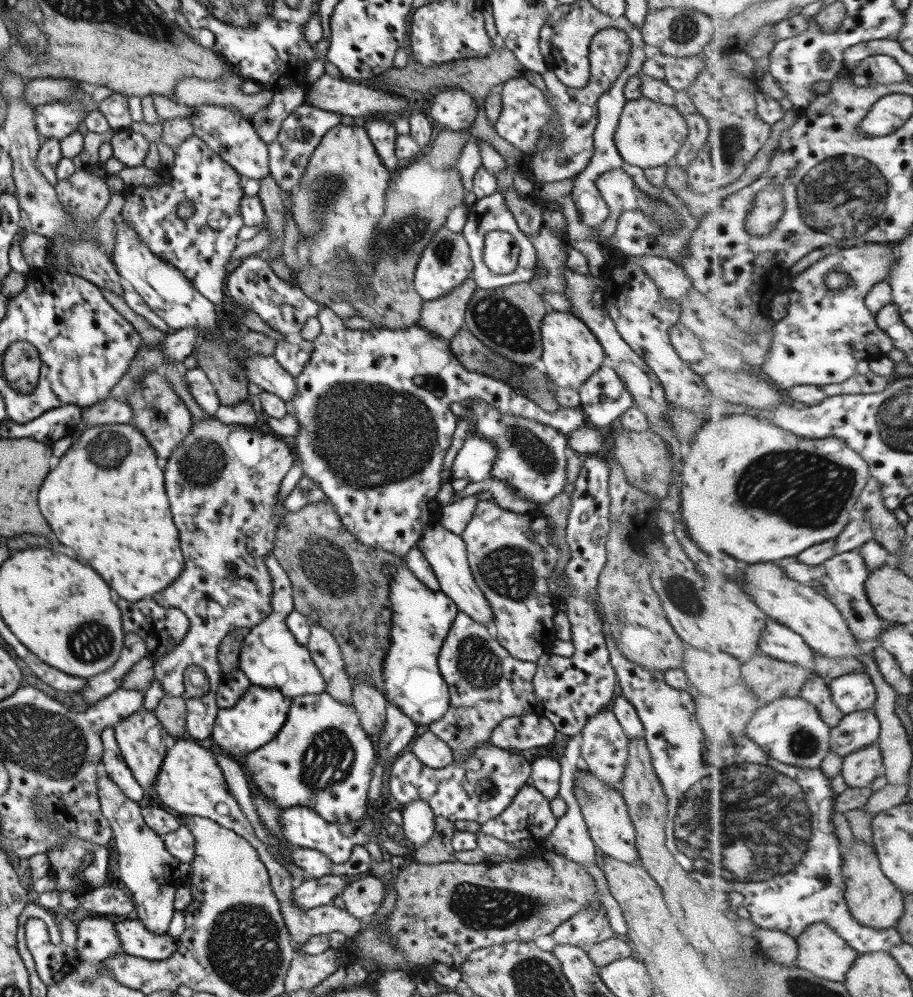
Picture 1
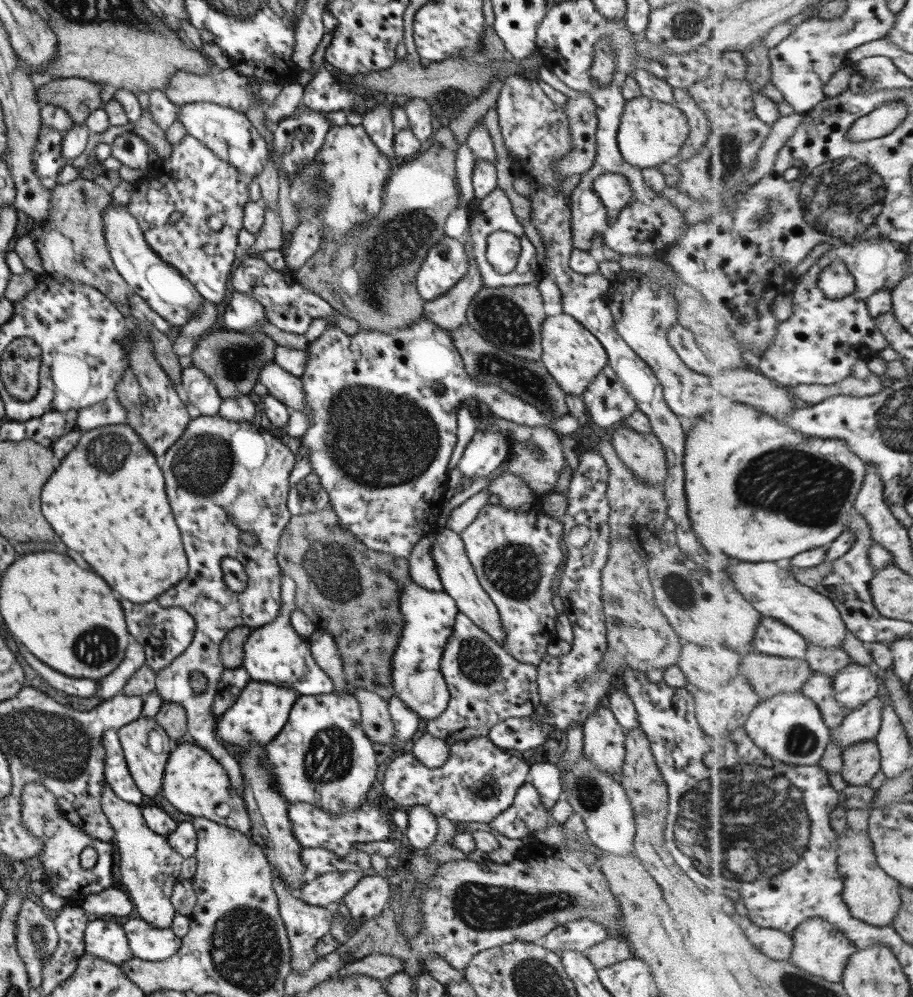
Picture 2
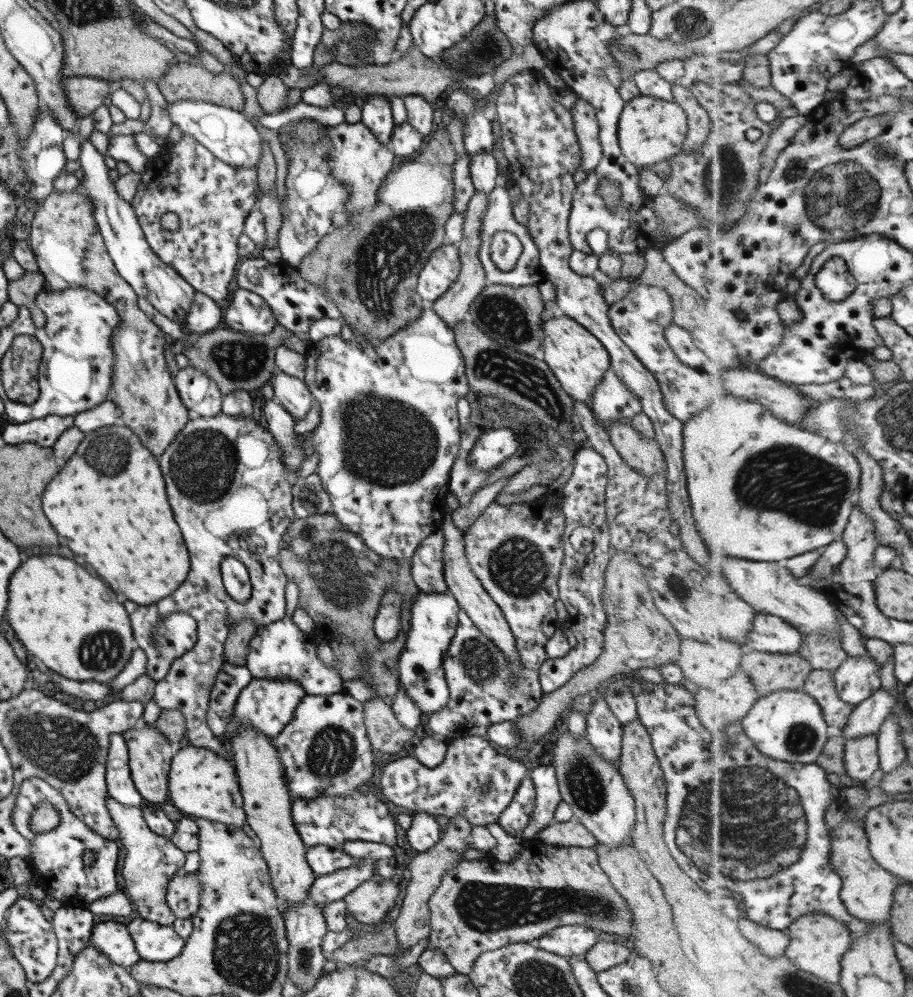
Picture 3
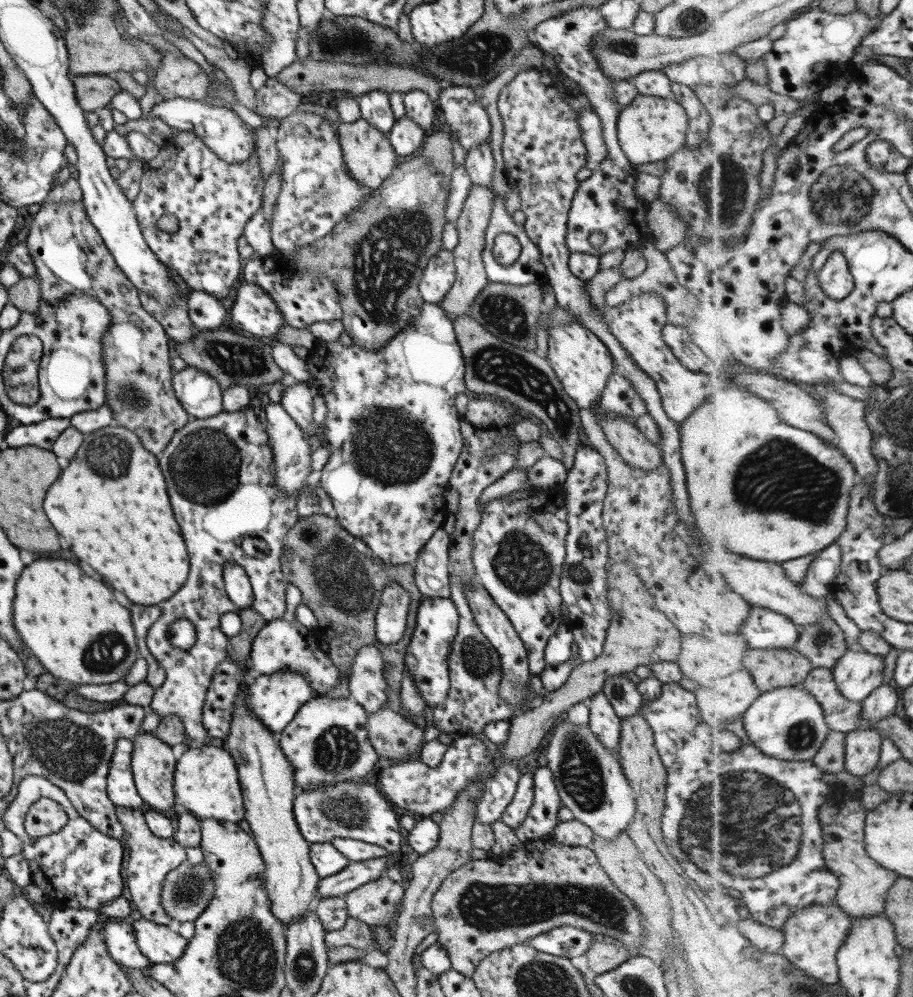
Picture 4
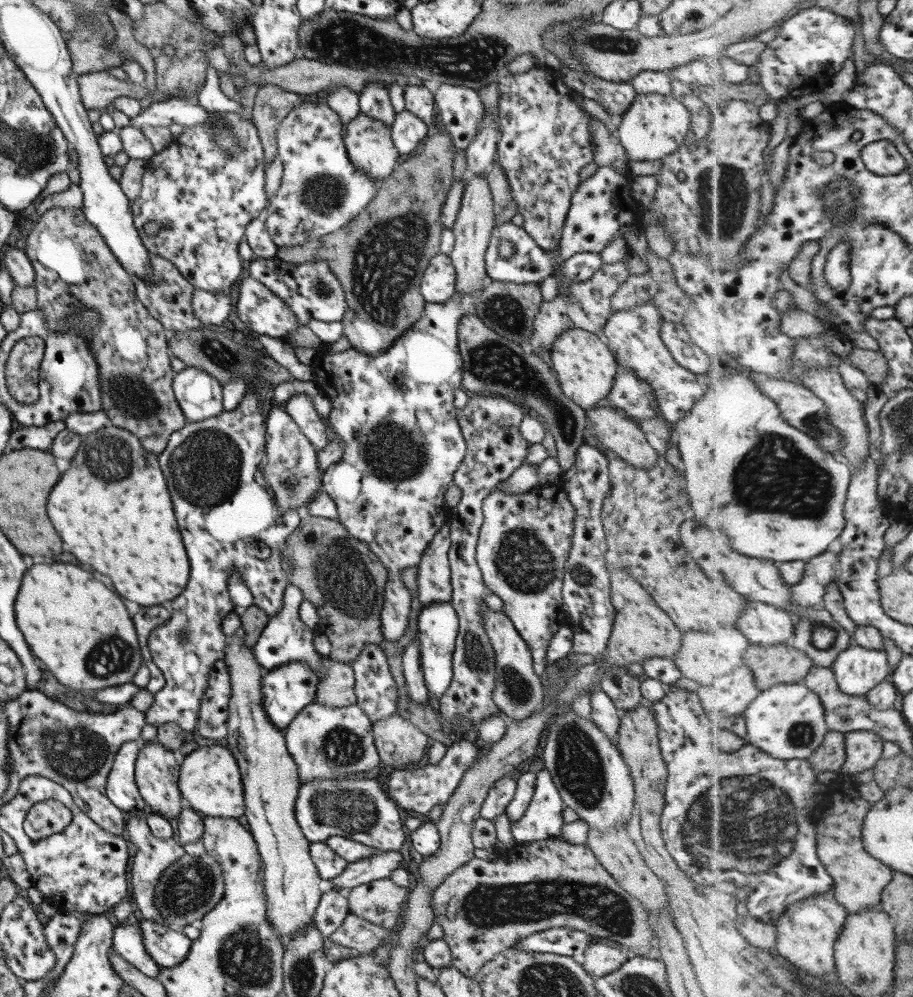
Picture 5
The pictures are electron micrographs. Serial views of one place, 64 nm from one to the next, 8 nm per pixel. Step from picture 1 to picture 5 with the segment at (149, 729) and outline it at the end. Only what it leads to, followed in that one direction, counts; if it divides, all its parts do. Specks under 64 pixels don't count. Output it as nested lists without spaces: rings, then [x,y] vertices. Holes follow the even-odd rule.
[[[155,741],[142,743],[134,761],[134,782],[146,804],[147,811],[157,813],[167,819],[178,818],[183,803],[179,788],[176,786],[177,776],[178,765],[173,751],[169,751]]]

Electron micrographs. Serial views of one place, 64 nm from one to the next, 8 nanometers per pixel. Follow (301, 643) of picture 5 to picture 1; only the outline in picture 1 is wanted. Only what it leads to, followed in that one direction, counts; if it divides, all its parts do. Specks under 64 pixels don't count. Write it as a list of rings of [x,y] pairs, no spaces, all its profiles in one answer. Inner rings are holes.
[[[267,553],[265,559],[268,560],[267,570],[271,574],[271,611],[247,631],[239,649],[238,669],[245,674],[251,685],[279,690],[283,696],[291,699],[322,693],[325,691],[323,676],[313,664],[307,649],[293,638],[285,626],[285,618],[294,610],[291,582],[272,553]]]

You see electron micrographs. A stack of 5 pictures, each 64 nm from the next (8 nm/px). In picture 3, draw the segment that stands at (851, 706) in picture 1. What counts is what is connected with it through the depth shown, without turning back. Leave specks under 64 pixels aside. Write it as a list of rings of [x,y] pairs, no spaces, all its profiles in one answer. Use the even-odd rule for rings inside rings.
[[[847,656],[834,671],[836,686],[844,702],[857,707],[882,689],[882,665],[875,658]]]

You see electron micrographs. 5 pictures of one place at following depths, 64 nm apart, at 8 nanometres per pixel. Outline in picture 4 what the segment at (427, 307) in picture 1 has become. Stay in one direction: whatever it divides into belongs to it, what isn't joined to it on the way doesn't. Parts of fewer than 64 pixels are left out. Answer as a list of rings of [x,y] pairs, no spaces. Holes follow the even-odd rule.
[[[472,184],[471,188],[469,188],[469,194],[467,194],[467,198],[463,202],[461,214],[454,222],[458,233],[457,245],[451,250],[454,257],[455,278],[451,289],[445,294],[442,301],[437,304],[451,320],[457,316],[468,314],[473,300],[488,284],[480,255],[484,248],[484,233],[493,206],[492,197],[491,190]]]

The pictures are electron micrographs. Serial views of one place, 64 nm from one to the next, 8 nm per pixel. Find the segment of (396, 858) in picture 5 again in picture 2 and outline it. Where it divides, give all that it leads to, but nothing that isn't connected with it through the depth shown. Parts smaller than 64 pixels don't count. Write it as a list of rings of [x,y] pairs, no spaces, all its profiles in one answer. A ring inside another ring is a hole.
[[[345,870],[345,872],[331,872],[316,876],[305,885],[301,885],[296,896],[311,907],[329,907],[341,901],[343,895],[367,873],[369,872]]]

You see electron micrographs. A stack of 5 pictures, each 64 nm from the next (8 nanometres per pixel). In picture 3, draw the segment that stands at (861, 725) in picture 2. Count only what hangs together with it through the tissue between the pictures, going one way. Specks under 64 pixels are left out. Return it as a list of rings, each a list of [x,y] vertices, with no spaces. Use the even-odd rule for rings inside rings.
[[[885,688],[877,690],[851,714],[850,722],[843,731],[844,738],[851,741],[863,736],[878,735],[883,722],[895,709],[896,700]]]

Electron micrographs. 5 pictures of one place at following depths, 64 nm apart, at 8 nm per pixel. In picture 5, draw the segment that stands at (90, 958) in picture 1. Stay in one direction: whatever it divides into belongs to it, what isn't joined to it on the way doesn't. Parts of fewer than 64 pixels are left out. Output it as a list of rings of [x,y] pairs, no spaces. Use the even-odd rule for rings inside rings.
[[[126,922],[117,923],[113,927],[113,938],[111,948],[115,954],[119,954],[125,962],[129,962],[139,972],[148,978],[156,980],[159,973],[159,966],[155,964],[153,958],[145,952],[143,938],[141,938],[141,928]]]

